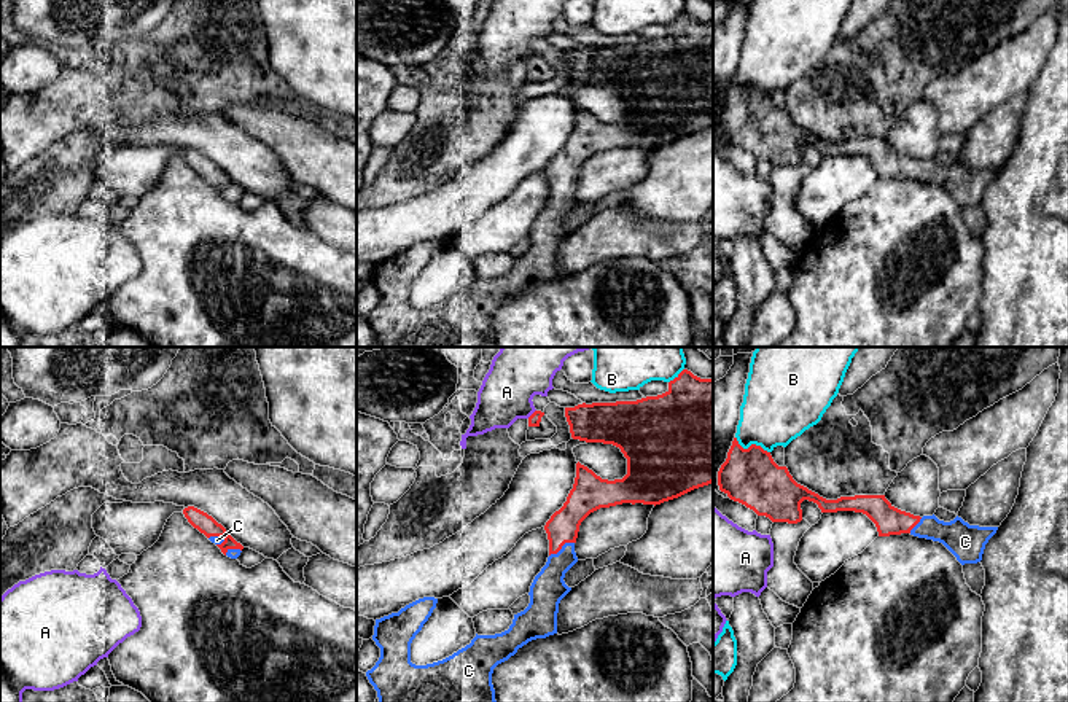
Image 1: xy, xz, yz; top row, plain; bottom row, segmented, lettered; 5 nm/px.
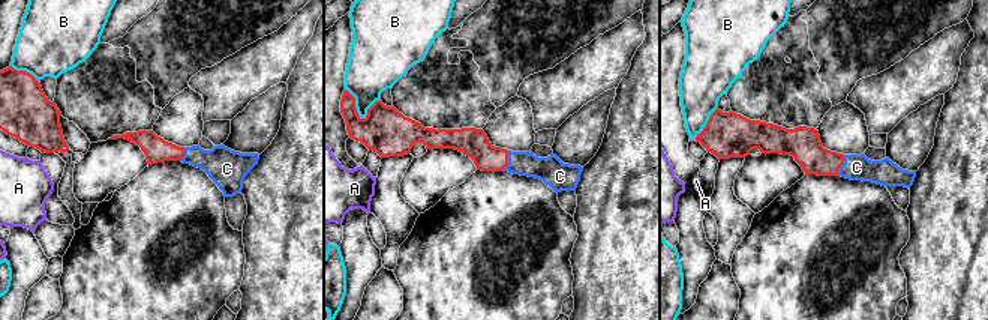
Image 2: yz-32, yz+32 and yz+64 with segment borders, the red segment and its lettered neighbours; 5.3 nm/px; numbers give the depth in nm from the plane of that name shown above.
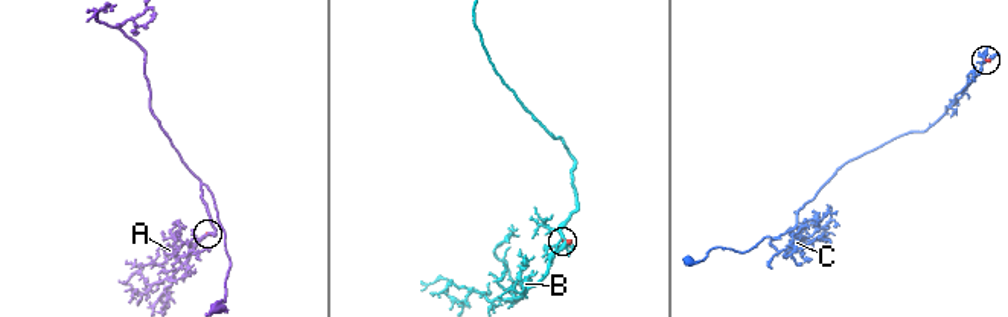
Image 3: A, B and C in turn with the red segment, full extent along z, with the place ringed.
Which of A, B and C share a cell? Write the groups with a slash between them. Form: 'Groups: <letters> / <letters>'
Groups: A / B / C

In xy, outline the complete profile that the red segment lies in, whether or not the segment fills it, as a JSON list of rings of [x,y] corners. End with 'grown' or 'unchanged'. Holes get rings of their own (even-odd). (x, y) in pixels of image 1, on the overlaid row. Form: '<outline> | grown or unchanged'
[[[194,506],[185,508],[183,514],[188,522],[215,543],[224,556],[231,559],[237,559],[240,556],[244,546],[237,543],[212,516]]] | grown

